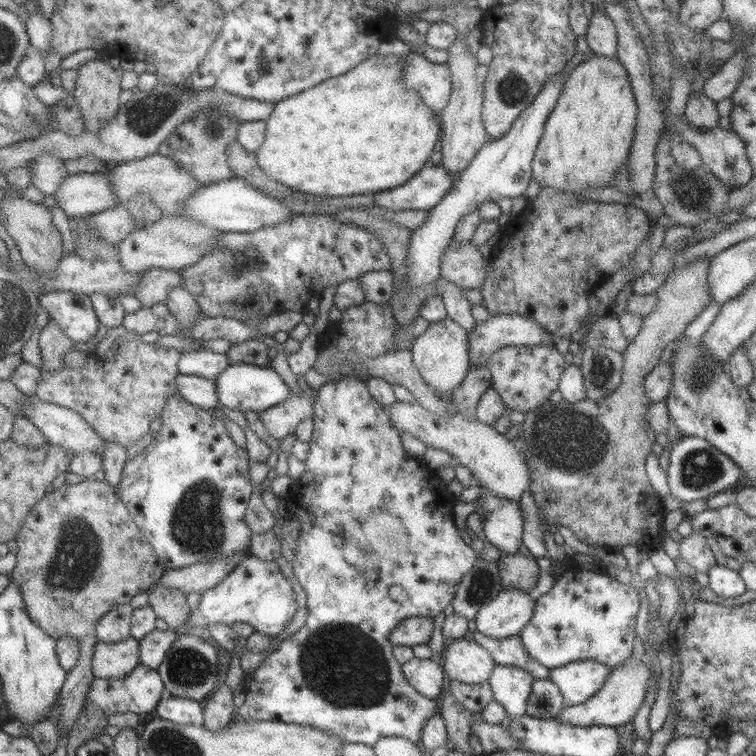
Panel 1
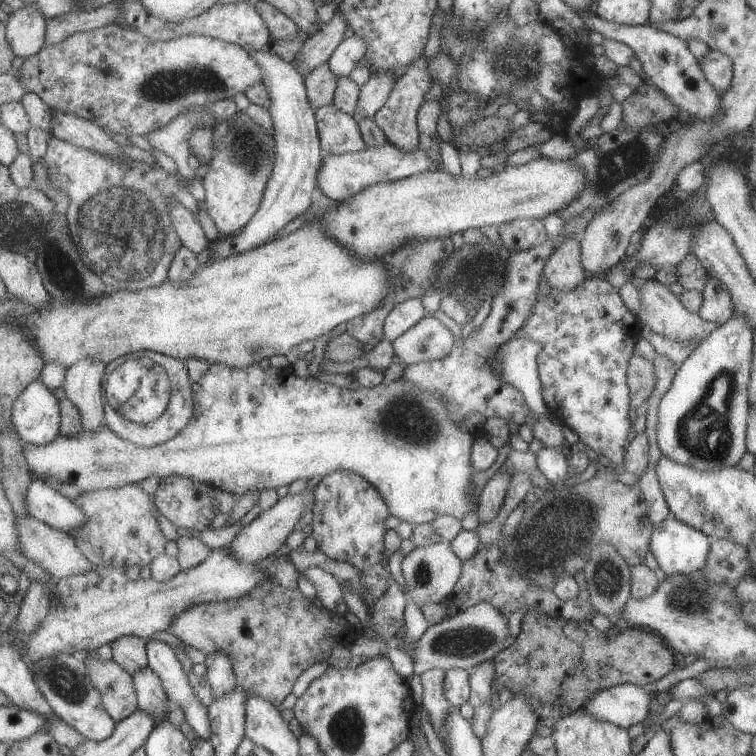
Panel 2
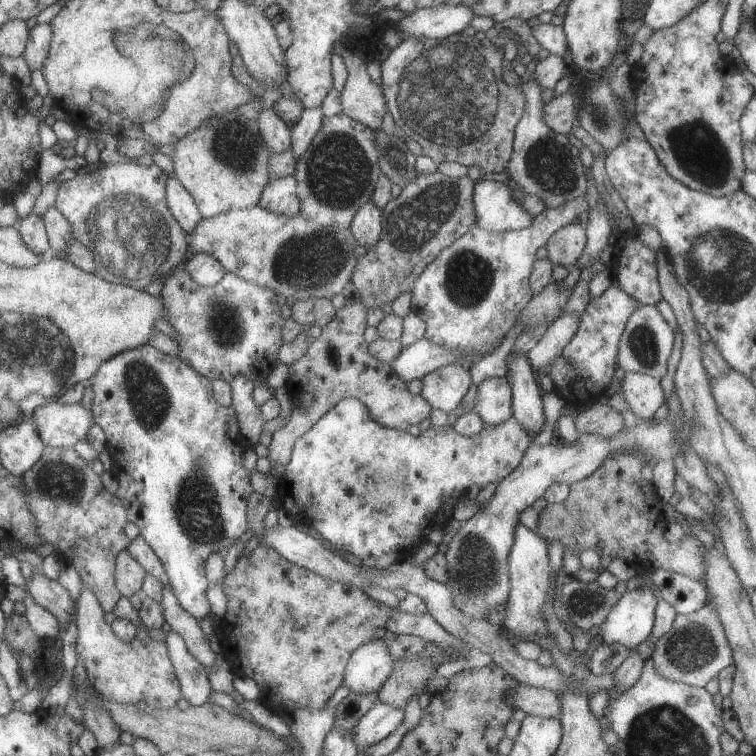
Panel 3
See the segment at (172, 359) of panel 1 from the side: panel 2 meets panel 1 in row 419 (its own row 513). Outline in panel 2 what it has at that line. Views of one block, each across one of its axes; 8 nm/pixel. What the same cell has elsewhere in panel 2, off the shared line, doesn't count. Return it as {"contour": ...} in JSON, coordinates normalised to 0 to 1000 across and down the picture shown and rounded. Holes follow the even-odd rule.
{"contour":[[[185,639],[108,651],[97,663],[116,683],[116,688],[111,696],[98,698],[94,708],[106,730],[124,747],[165,751],[183,746],[189,750],[218,733],[221,714],[209,694],[206,665],[201,655],[188,648]]]}

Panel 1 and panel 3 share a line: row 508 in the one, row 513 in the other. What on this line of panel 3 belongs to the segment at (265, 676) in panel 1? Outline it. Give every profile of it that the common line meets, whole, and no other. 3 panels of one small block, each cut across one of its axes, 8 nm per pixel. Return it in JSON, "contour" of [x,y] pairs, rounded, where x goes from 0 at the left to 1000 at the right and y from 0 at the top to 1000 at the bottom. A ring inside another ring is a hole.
{"contour":[[[463,525],[447,532],[442,540],[427,548],[427,552],[410,565],[410,569],[399,574],[394,582],[390,582],[384,611],[377,616],[377,623],[370,632],[372,651],[368,660],[382,683],[415,698],[425,706],[425,714],[429,714],[435,722],[440,720],[447,726],[470,733],[480,742],[479,749],[481,750],[505,754],[529,741],[545,737],[561,718],[566,717],[566,708],[571,701],[579,696],[589,697],[599,685],[601,669],[606,663],[615,659],[616,651],[624,640],[630,640],[638,647],[644,640],[656,640],[656,638],[660,639],[665,632],[669,632],[669,628],[673,628],[688,614],[702,583],[702,577],[680,553],[680,549],[656,563],[642,562],[634,574],[626,578],[606,574],[601,565],[594,561],[581,565],[570,563],[553,577],[546,577],[537,570],[517,567],[500,561],[491,552],[480,532],[476,532],[471,525]]]}

